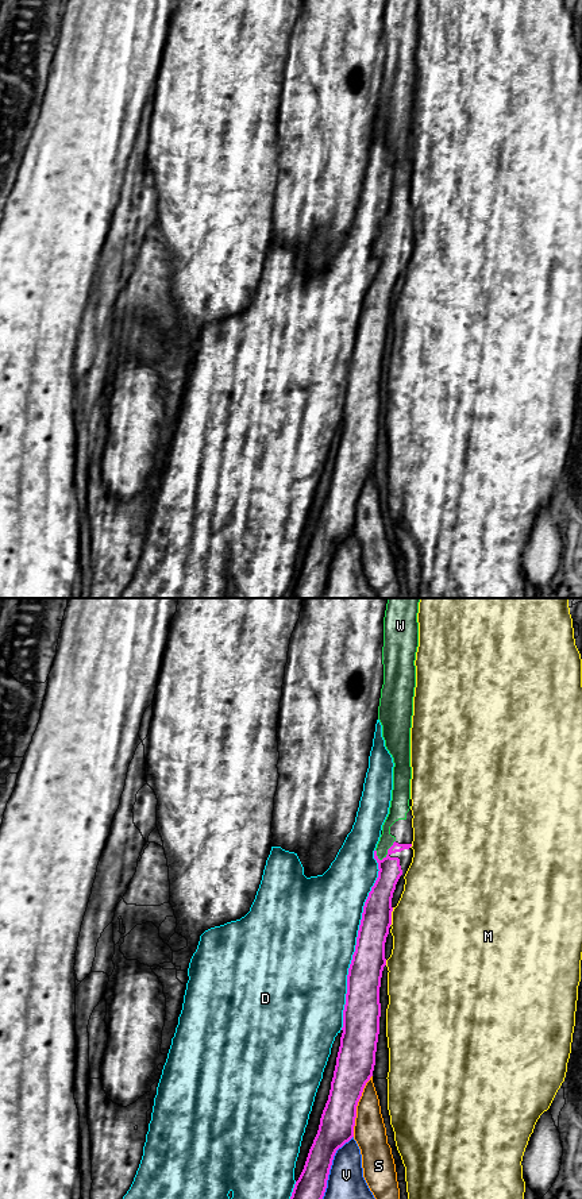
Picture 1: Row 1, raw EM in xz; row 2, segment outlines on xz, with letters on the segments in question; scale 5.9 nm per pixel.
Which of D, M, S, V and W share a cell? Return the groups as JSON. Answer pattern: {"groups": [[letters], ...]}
{"groups": [["D"], ["M"], ["S"], ["V"], ["W"]]}

